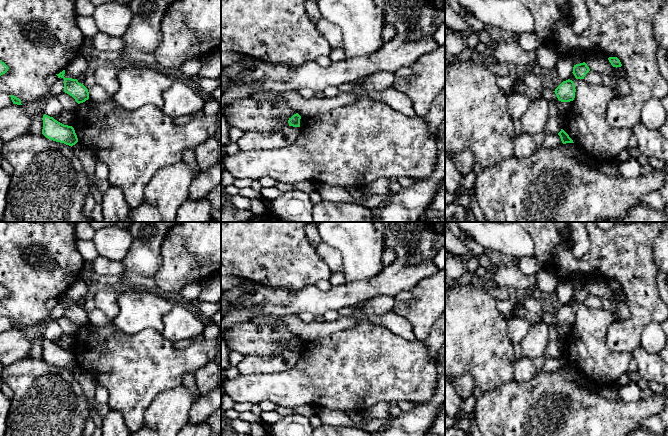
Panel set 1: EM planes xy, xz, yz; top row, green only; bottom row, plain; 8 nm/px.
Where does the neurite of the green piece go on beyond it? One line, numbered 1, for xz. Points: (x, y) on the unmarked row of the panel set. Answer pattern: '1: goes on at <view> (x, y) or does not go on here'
1: does not go on here

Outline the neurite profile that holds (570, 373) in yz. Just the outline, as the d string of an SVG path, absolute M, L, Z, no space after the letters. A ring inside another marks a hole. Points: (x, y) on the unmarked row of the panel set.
M575 367L562 368L561 371L568 381L576 381L578 378L578 372Z

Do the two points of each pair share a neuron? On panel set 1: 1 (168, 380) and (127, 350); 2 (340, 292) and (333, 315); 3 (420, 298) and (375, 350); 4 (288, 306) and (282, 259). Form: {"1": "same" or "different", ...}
{"1": "same", "2": "different", "3": "different", "4": "different"}

